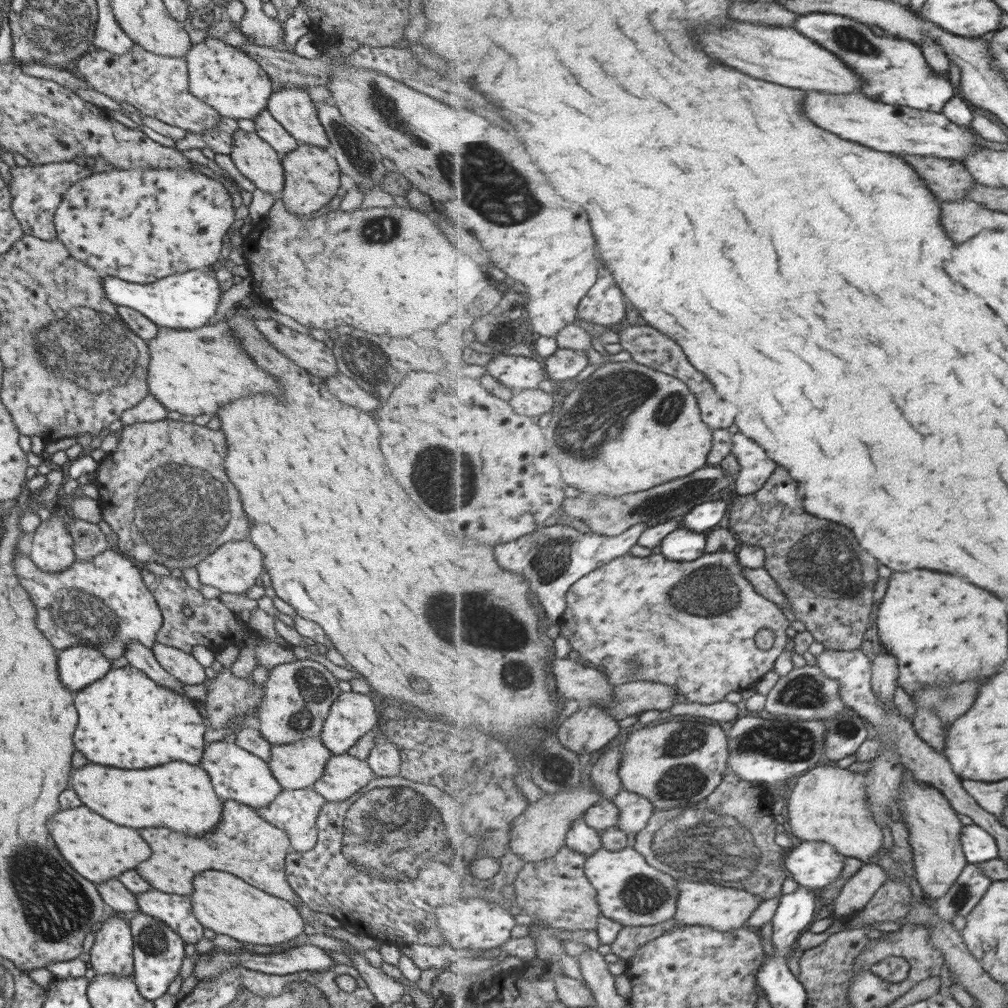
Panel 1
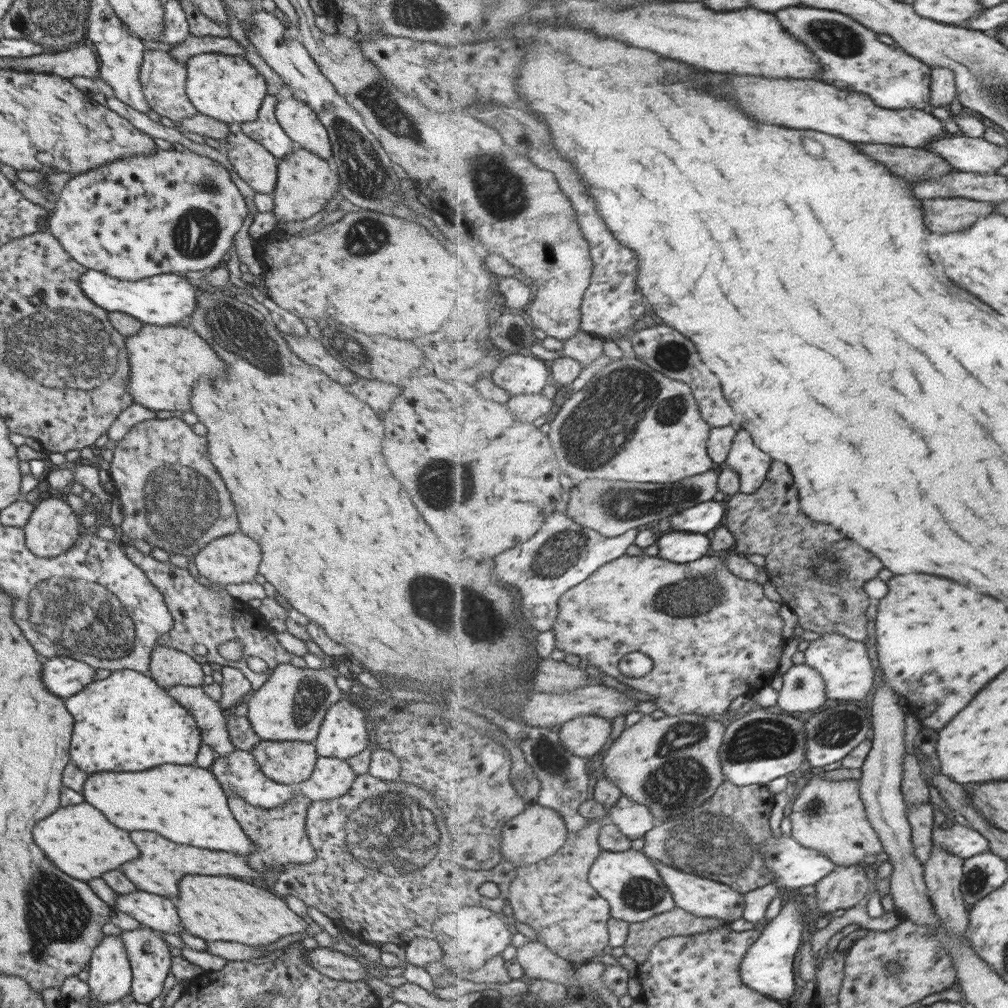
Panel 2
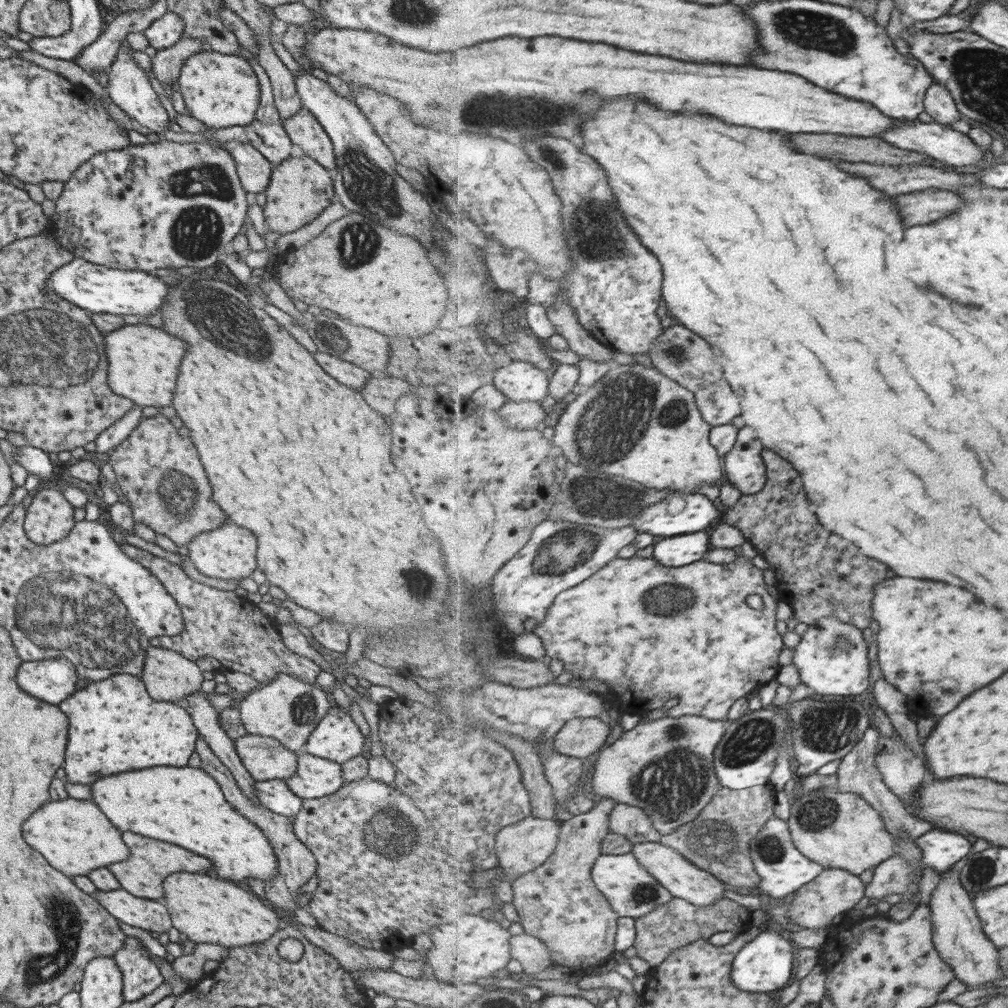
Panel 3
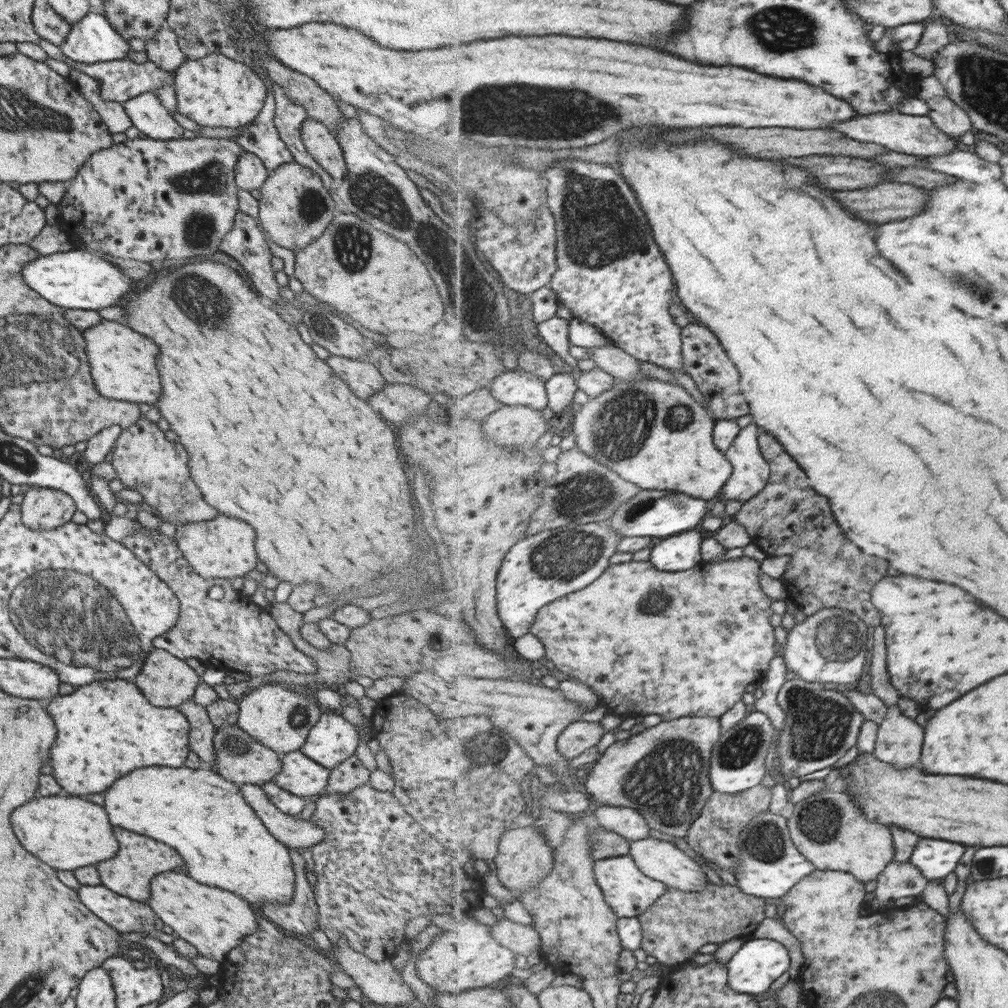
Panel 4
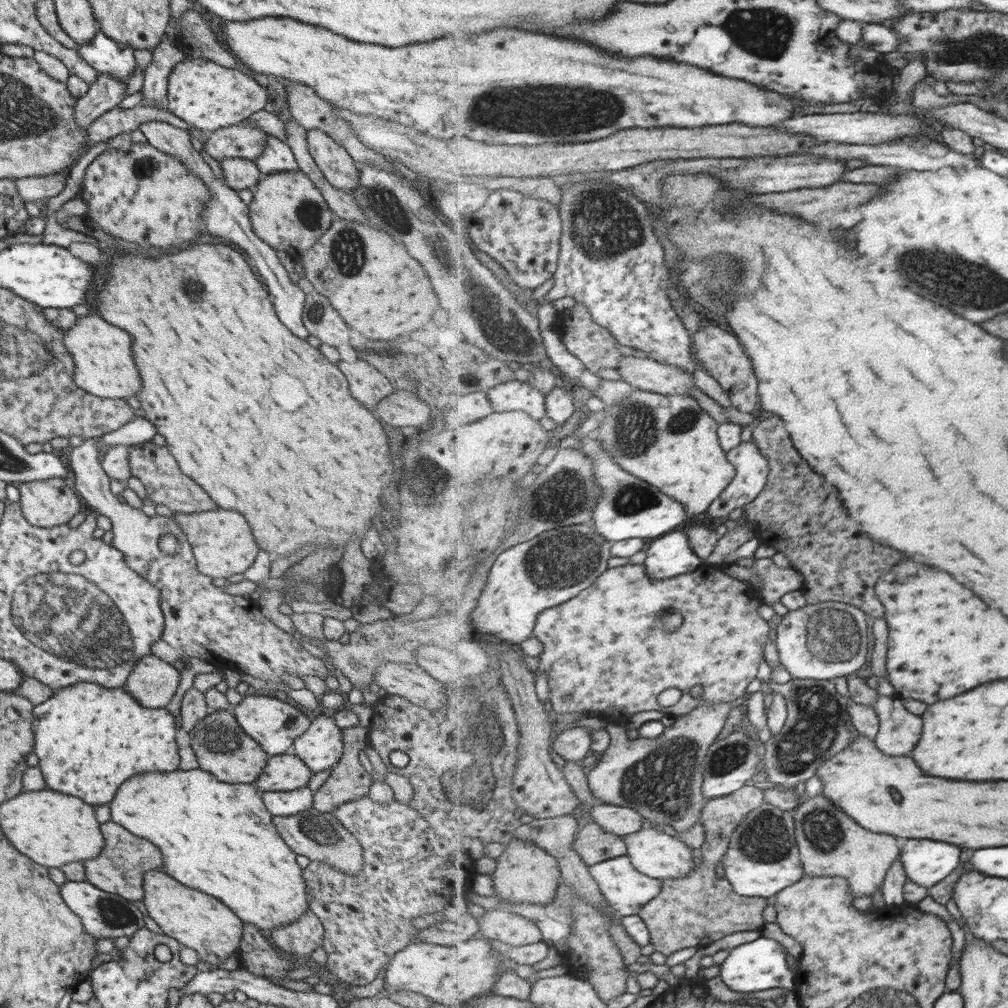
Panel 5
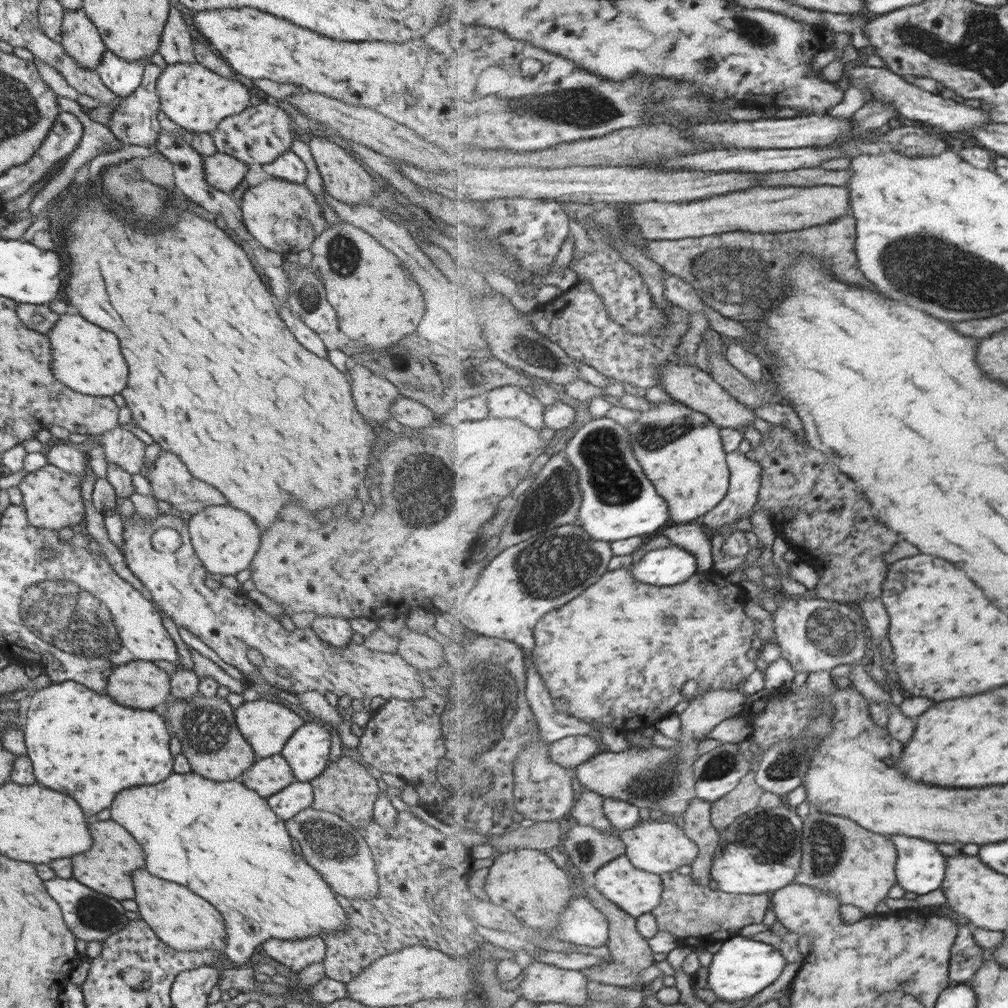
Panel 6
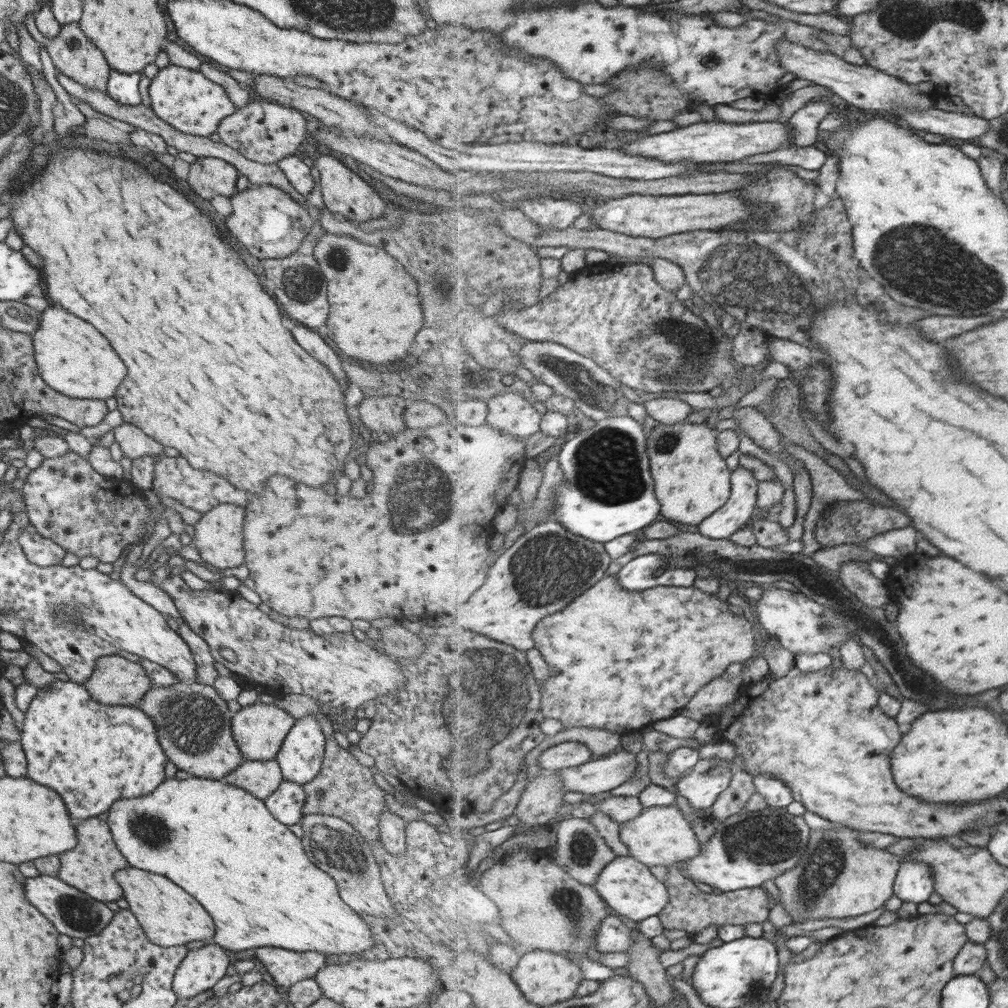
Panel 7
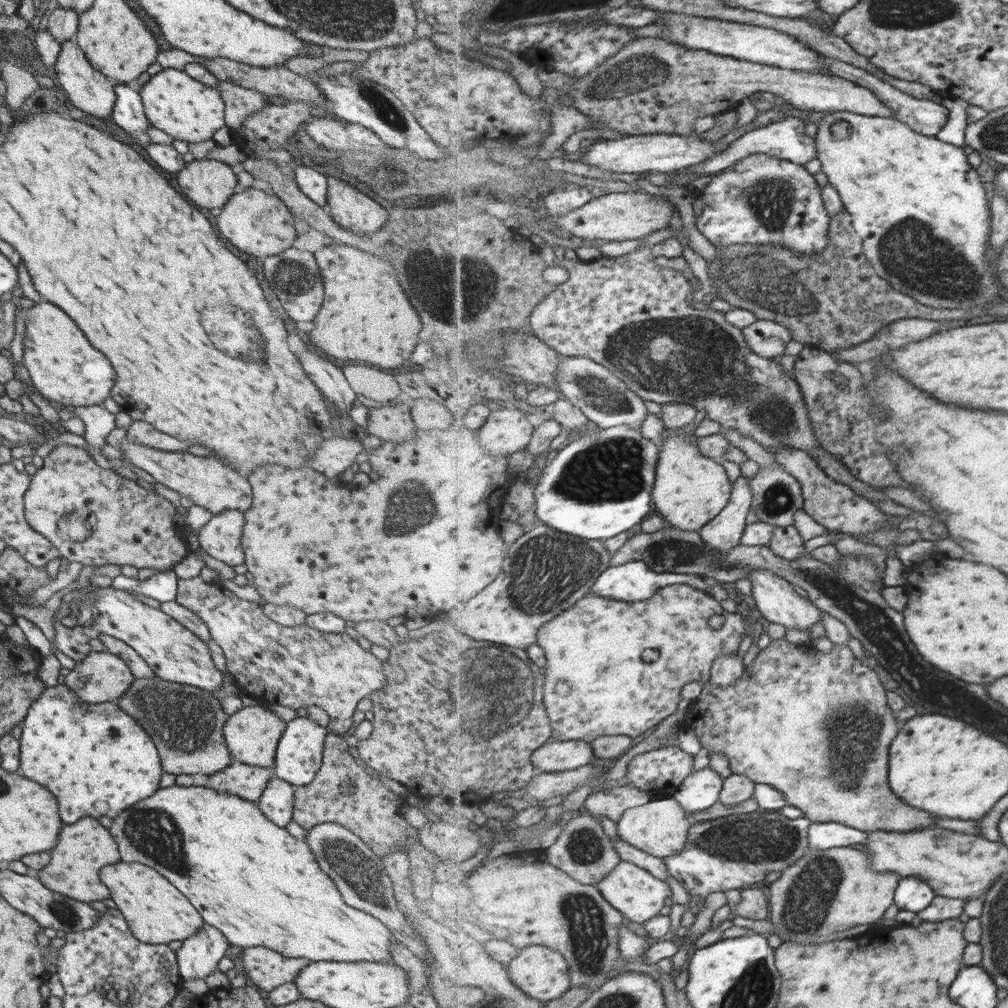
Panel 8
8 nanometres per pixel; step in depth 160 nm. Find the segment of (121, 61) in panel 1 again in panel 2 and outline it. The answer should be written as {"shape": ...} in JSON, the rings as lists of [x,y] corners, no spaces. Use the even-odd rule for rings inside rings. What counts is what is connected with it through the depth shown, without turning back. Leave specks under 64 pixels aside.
{"shape":[[[143,47],[138,81],[150,110],[159,114],[162,121],[180,123],[184,118],[198,113],[196,108],[189,102],[184,91],[186,64],[183,61],[174,59],[174,56],[169,51],[150,50]]]}

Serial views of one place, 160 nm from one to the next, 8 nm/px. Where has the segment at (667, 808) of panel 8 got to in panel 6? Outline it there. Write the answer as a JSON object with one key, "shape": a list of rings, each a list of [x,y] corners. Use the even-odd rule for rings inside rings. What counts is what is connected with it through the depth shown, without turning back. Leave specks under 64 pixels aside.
{"shape":[[[660,817],[658,820],[645,819],[635,828],[619,833],[625,844],[625,855],[632,860],[632,864],[640,870],[652,874],[663,875],[673,873],[683,866],[690,865],[699,856],[699,846],[679,828],[675,820]]]}

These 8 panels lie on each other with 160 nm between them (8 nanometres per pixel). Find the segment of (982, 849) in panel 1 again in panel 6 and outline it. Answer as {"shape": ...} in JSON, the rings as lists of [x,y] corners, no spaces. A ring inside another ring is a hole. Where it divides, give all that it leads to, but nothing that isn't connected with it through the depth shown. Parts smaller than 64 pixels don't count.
{"shape":[[[889,835],[897,848],[896,876],[906,892],[925,895],[941,889],[947,871],[947,857],[937,843],[903,835]]]}

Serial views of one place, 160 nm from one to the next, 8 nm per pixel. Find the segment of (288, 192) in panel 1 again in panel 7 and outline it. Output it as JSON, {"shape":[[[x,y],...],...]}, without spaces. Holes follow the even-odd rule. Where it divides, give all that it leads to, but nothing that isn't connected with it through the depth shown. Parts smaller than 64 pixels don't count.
{"shape":[[[254,185],[235,192],[230,197],[230,205],[232,211],[225,221],[229,238],[242,244],[249,254],[257,259],[272,260],[273,258],[288,257],[289,254],[297,252],[297,247],[314,223],[312,216],[301,203],[293,200],[283,189],[271,185]]]}

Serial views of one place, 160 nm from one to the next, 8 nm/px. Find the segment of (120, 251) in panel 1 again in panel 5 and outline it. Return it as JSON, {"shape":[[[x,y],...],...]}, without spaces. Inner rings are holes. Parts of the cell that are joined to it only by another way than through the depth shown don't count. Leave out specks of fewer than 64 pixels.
{"shape":[[[242,120],[207,133],[201,144],[205,153],[218,163],[225,158],[245,158],[253,161],[261,156],[266,134]],[[132,143],[127,152],[114,148],[105,149],[84,170],[78,194],[88,206],[86,216],[96,222],[101,232],[109,234],[113,239],[133,242],[143,248],[151,246],[175,252],[175,248],[179,248],[181,244],[199,238],[203,234],[199,218],[202,218],[202,210],[210,200],[210,194],[204,182],[191,172],[191,168],[184,167],[184,164],[181,165],[178,161],[177,158],[161,154],[149,143]]]}

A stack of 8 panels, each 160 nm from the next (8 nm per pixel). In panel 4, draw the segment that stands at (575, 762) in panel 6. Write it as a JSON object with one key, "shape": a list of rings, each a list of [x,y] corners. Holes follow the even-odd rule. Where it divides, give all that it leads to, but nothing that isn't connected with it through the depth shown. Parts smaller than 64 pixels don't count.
{"shape":[[[577,721],[570,724],[558,738],[558,751],[567,759],[585,755],[585,752],[597,746],[605,730],[599,722]]]}

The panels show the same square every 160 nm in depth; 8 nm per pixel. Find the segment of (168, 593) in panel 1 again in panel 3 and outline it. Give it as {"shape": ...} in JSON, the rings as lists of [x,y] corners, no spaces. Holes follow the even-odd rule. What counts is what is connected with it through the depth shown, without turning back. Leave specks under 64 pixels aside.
{"shape":[[[122,542],[120,549],[123,551],[125,556],[133,559],[135,562],[144,566],[153,576],[158,578],[158,581],[165,587],[165,590],[171,594],[171,598],[177,603],[178,609],[182,614],[182,622],[184,623],[184,629],[174,637],[170,636],[155,636],[155,638],[149,639],[149,645],[153,647],[162,647],[169,649],[176,642],[176,638],[181,640],[199,640],[199,644],[205,644],[205,652],[197,652],[193,648],[193,652],[179,652],[189,660],[195,661],[201,656],[213,656],[219,660],[220,664],[223,664],[222,668],[227,668],[227,671],[242,672],[248,674],[251,678],[254,678],[259,685],[268,683],[276,674],[287,673],[301,679],[308,683],[316,682],[316,676],[320,674],[322,666],[315,664],[312,660],[299,656],[294,652],[291,652],[282,642],[278,634],[278,625],[269,616],[261,613],[261,611],[253,604],[248,601],[246,597],[240,597],[235,595],[233,591],[219,590],[217,588],[204,585],[193,581],[187,577],[187,574],[181,569],[179,565],[173,565],[165,559],[161,559],[149,552],[133,547],[128,543]]]}

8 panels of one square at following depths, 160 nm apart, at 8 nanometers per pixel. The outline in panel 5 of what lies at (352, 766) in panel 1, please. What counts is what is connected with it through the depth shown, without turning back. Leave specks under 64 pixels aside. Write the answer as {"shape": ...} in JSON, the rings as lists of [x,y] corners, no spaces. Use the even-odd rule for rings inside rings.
{"shape":[[[288,751],[268,757],[255,782],[263,792],[287,792],[307,787],[312,774],[300,758]]]}

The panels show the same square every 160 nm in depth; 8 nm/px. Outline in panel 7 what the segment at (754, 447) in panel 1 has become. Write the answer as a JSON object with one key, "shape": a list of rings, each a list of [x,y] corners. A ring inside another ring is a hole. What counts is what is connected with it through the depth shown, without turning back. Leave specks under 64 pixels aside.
{"shape":[[[738,467],[732,472],[732,494],[727,504],[697,526],[701,534],[713,539],[729,539],[751,523],[757,508],[759,481],[751,470]]]}

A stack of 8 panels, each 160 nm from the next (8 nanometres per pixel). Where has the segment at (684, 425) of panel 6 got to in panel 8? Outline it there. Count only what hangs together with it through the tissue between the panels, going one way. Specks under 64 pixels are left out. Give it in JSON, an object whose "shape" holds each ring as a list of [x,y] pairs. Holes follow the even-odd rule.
{"shape":[[[689,430],[684,434],[673,434],[673,438],[665,441],[656,478],[652,494],[657,513],[669,522],[669,526],[686,531],[700,532],[729,505],[734,489],[725,468],[700,451],[697,434]]]}

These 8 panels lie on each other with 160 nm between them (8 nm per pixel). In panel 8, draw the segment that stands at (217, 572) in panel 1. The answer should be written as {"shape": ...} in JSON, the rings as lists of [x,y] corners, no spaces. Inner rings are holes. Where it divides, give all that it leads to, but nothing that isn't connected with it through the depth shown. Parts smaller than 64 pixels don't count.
{"shape":[[[224,510],[212,515],[196,532],[199,547],[207,556],[227,566],[243,564],[244,554],[240,547],[243,523],[243,513],[238,510]]]}

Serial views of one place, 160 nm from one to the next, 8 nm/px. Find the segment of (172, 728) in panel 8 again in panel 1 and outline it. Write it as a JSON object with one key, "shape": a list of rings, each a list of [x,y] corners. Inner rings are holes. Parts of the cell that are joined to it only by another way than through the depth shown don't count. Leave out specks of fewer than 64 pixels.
{"shape":[[[307,737],[289,744],[270,745],[266,763],[283,789],[295,790],[311,786],[323,774],[331,755],[319,738]]]}

